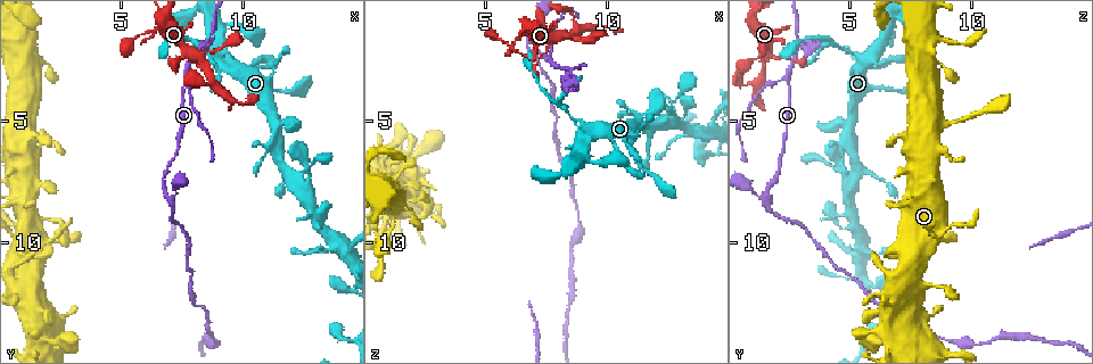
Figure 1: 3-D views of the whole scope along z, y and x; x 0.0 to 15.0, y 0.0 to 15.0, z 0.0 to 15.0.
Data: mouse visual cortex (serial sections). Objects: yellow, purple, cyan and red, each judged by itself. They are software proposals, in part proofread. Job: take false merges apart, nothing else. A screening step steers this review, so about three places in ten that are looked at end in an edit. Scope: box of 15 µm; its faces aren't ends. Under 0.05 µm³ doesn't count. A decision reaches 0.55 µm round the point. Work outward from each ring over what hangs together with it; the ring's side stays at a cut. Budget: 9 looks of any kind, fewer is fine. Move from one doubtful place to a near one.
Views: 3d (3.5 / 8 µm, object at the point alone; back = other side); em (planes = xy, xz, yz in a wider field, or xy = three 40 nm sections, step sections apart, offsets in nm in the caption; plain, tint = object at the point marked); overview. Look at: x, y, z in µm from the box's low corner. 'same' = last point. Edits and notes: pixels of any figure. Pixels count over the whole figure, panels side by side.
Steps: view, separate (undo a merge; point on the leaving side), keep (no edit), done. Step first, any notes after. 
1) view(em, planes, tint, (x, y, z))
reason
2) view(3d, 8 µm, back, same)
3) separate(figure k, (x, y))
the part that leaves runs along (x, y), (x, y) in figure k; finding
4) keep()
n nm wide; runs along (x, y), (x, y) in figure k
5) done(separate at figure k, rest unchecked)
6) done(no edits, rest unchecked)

view(3d, 3.5 µm, (8.5, 2.0, 4.9))
calibre changes

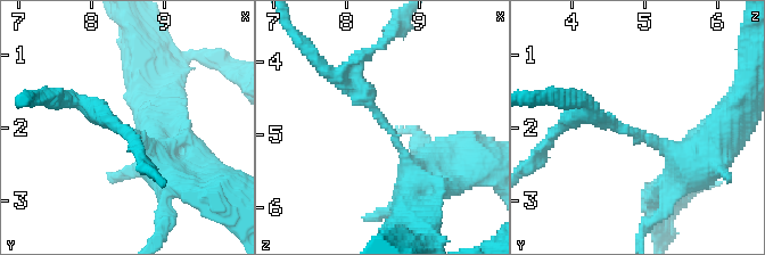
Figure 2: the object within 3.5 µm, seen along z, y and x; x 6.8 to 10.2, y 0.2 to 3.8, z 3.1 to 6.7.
view(em, xy, step 1, tint, (8.60, 2.10, 5.00))
arms of 200, 450 nm; need the tissue

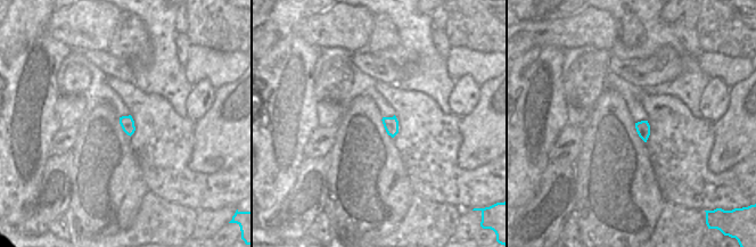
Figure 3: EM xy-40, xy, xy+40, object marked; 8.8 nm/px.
separate(figure 2, (628, 130))
the part that leaves runs along (657, 144), (599, 120), (584, 98) in figure 2; a second cell is stuck on

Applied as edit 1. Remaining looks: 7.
view(overview)
redraw

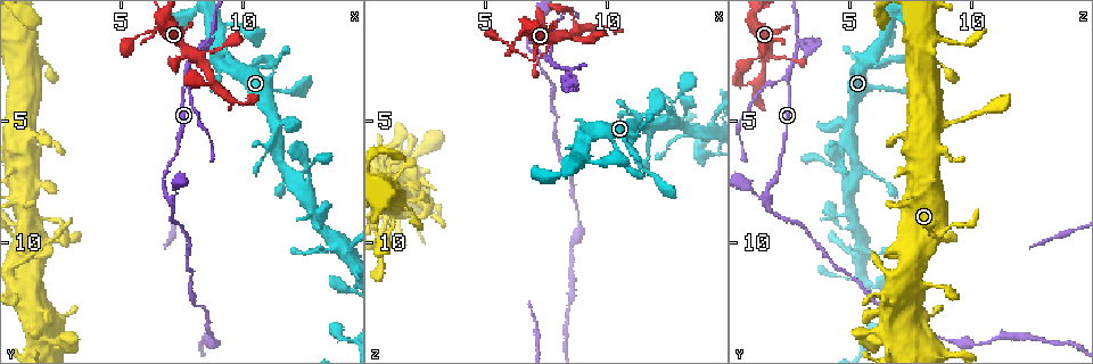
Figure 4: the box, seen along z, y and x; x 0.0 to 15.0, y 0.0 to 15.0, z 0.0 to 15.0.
view(3d, 3.5 µm, (14.3, 12.0, 6.3))
calibre changes

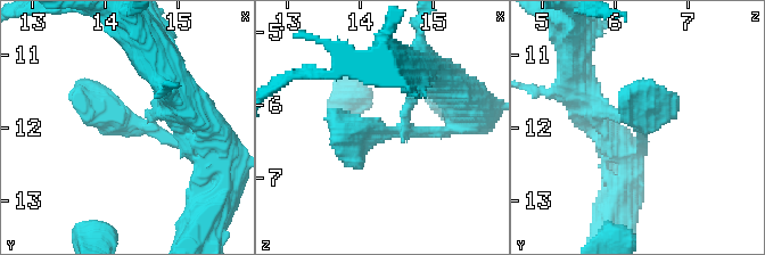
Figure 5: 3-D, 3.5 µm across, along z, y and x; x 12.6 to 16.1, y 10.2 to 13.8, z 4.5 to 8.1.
view(em, planes, tint, (14.30, 11.95, 6.35))
shape alone is not enough

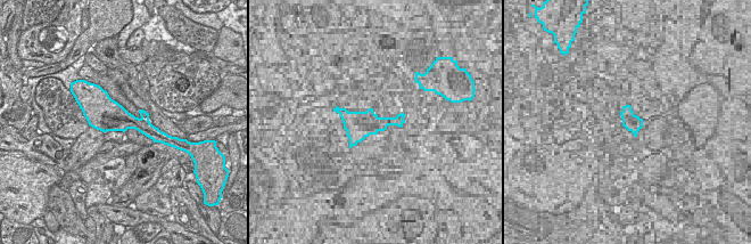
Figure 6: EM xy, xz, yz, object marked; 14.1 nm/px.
keep()
runs along (426, 83), (405, 128), (353, 136), (360, 167) in figure 5; continuous, no second cell

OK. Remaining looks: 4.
view(3d, 8 µm, (2.2, 9.9, 8.5))
sudden change in width

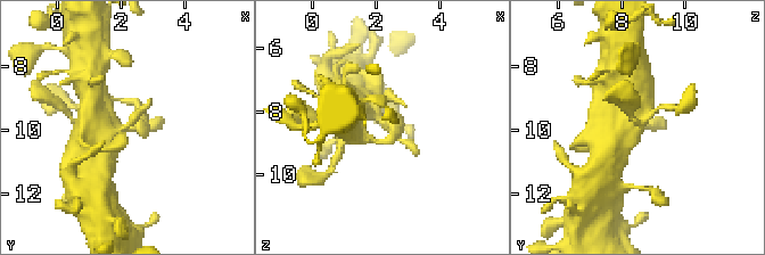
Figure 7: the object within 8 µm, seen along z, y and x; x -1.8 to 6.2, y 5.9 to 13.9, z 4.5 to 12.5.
view(3d, 3.5 µm, (2.3, 10.0, 8.4))
zoom in

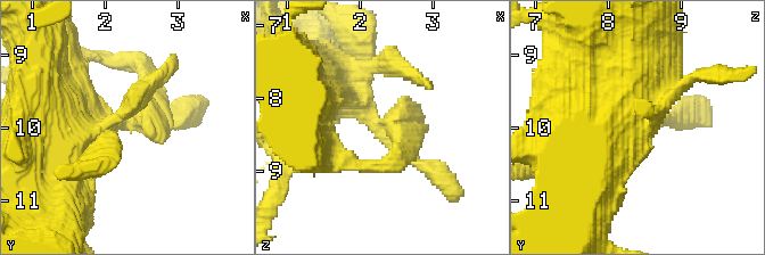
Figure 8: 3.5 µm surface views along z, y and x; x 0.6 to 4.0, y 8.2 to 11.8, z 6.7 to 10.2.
view(em, xy, step 5, tint, (2.30, 9.90, 8.40))

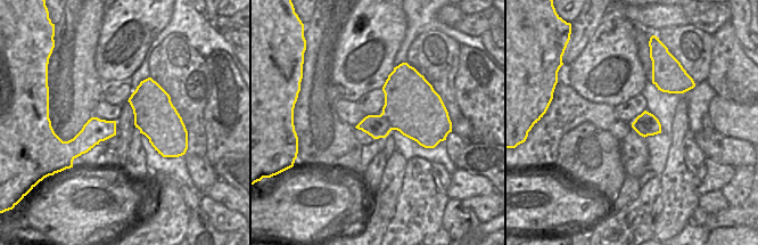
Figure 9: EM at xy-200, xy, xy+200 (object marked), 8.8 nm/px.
keep()
runs along (304, 88), (350, 93), (439, 178) in figure 8; all the same cell

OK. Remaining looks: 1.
view(3d, 3.5 µm, (5.9, 1.5, 2.0))
sudden change in width

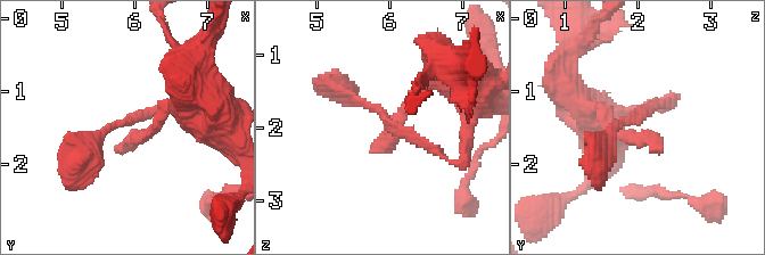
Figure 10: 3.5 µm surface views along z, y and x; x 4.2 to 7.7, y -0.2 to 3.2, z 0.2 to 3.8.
keep()
runs along (422, 88), (391, 131), (377, 110), (338, 88) in figure 10; all the same cell

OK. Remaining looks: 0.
done(separate at figure 2, rest unchecked)

